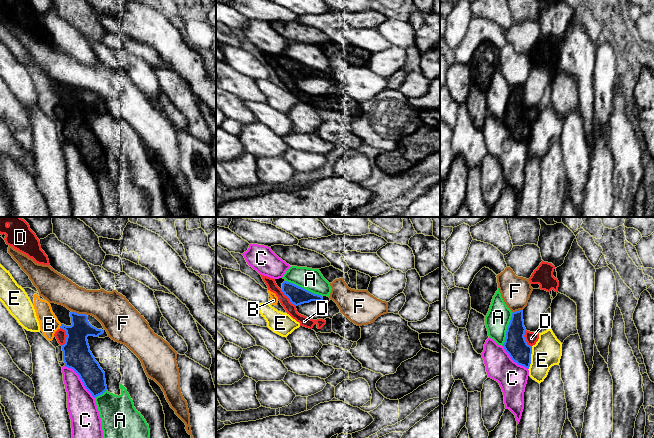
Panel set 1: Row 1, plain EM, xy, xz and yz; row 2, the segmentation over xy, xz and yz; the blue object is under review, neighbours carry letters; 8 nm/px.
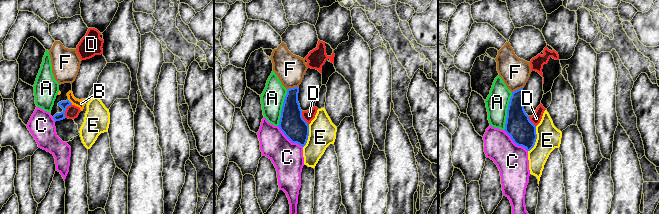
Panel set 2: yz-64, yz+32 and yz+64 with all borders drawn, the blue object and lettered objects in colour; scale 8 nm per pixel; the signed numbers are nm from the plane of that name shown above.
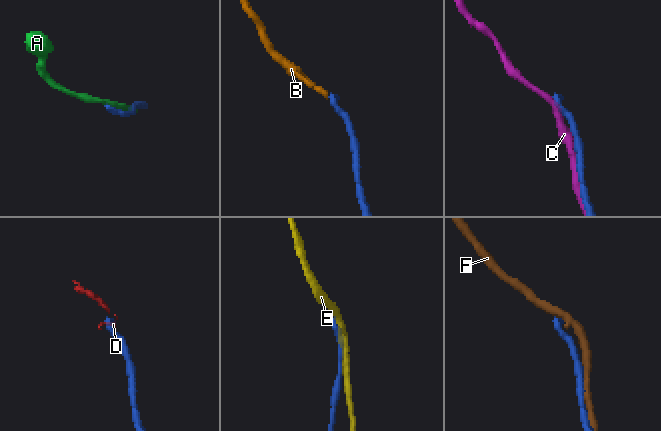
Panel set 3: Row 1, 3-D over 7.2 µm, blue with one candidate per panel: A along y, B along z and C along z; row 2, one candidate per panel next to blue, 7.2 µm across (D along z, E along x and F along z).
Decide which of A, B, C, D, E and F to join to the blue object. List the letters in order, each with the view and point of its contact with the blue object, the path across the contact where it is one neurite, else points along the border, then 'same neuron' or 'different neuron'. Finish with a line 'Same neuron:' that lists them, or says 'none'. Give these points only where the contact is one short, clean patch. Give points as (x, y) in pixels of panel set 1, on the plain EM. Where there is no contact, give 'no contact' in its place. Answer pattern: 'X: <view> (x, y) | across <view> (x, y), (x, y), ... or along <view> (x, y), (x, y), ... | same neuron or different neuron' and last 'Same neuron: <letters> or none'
A: xz (303, 64) | different neuron
B: xy (60, 102) | across xy (76, 128), (76, 114), (60, 102), (49, 100) | same neuron
C: xy (81, 155) | different neuron
D: xy (67, 112) | different neuron
E: yz (530, 134) | different neuron
F: xy (79, 90) | different neuron
Same neuron: B

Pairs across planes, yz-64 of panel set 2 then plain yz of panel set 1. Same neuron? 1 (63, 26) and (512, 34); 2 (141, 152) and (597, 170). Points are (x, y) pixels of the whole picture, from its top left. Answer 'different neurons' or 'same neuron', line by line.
1: same neuron
2: same neuron

